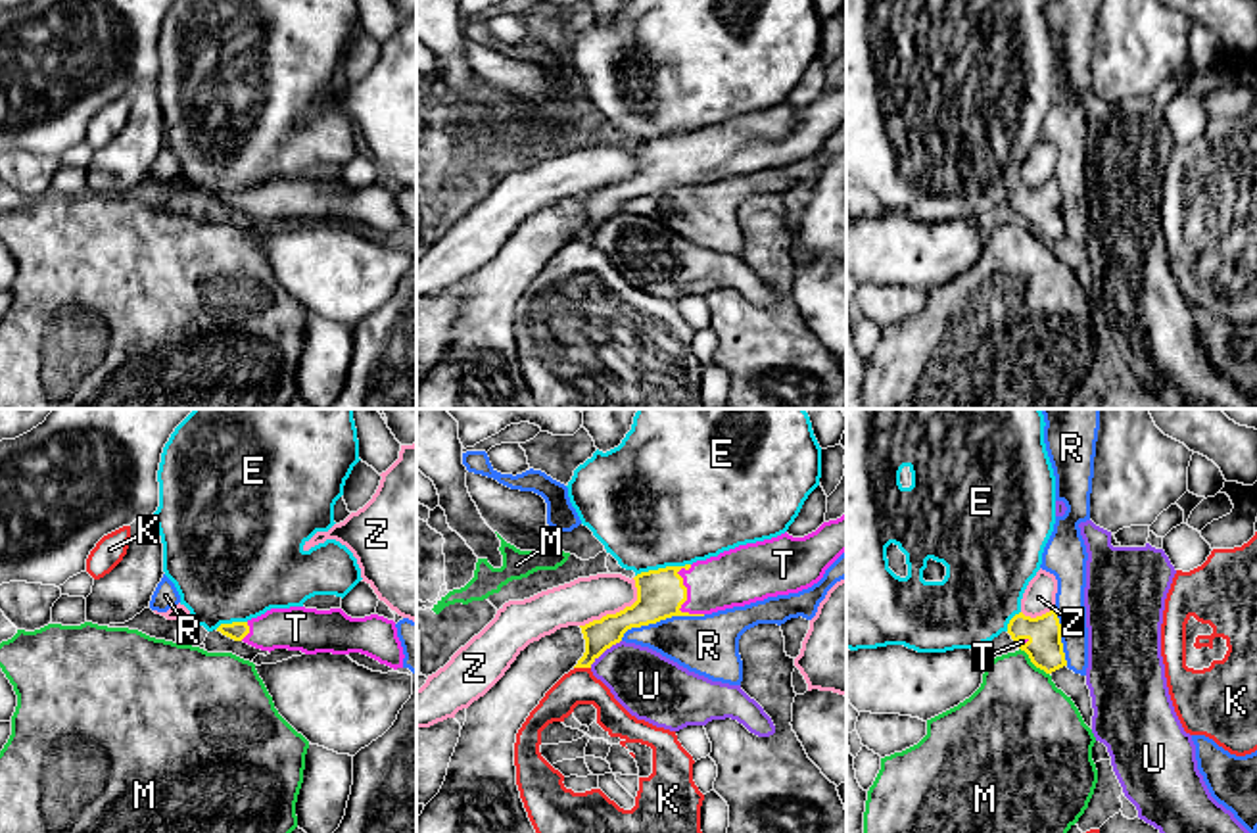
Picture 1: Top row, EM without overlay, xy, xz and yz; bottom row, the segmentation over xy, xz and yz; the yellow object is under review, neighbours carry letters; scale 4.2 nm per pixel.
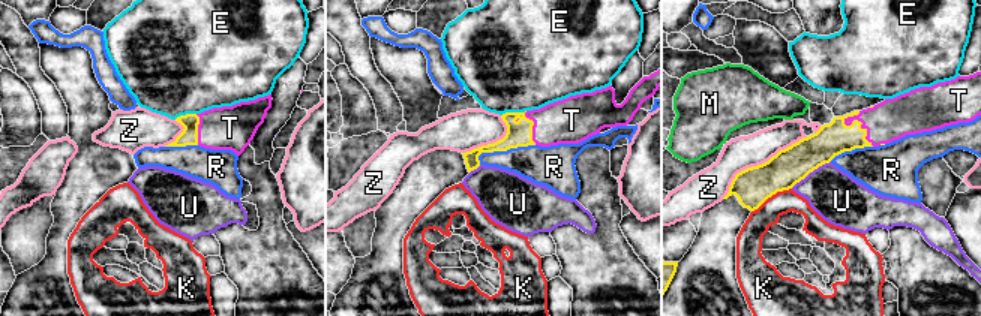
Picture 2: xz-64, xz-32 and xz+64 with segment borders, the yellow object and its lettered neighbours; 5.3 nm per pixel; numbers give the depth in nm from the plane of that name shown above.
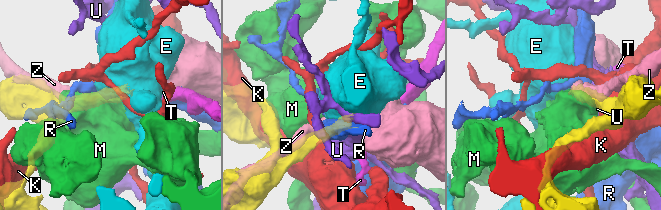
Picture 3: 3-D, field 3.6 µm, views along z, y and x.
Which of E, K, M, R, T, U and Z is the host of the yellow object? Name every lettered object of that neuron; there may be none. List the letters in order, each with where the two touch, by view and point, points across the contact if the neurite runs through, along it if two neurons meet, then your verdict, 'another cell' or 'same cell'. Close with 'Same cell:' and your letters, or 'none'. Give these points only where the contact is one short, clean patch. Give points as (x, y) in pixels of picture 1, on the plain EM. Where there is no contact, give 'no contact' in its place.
E: contact xz (663, 139); border xz (689, 133), (649, 139), (636, 146); another cell
K: contact xz (582, 237); another cell
M: contact yz (1033, 233); another cell
R: contact xz (661, 189); another cell
T: contact xz (686, 166); way xz (661, 164), (686, 166), (739, 146); same cell
U: contact xz (605, 219); border xz (620, 210), (590, 237); another cell
Z: contact xz (616, 183); another cell
Same cell: T

